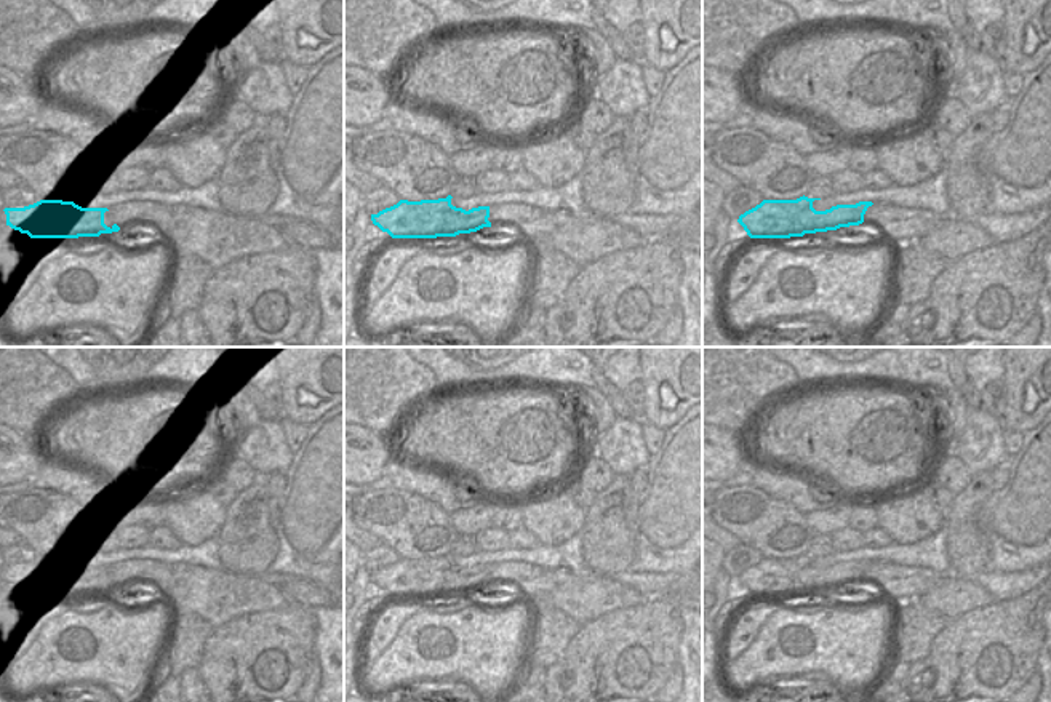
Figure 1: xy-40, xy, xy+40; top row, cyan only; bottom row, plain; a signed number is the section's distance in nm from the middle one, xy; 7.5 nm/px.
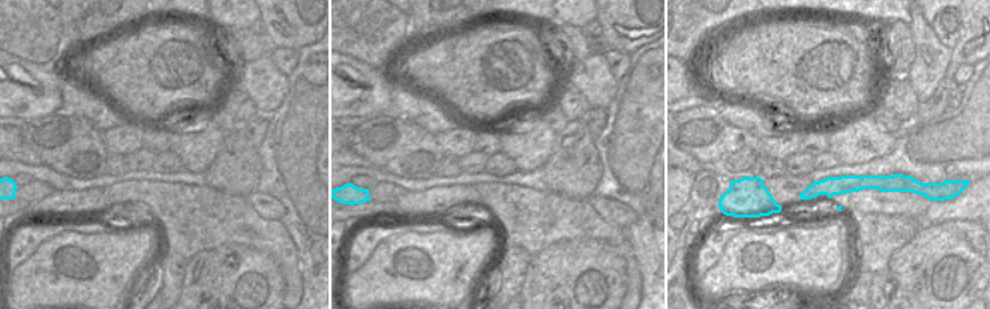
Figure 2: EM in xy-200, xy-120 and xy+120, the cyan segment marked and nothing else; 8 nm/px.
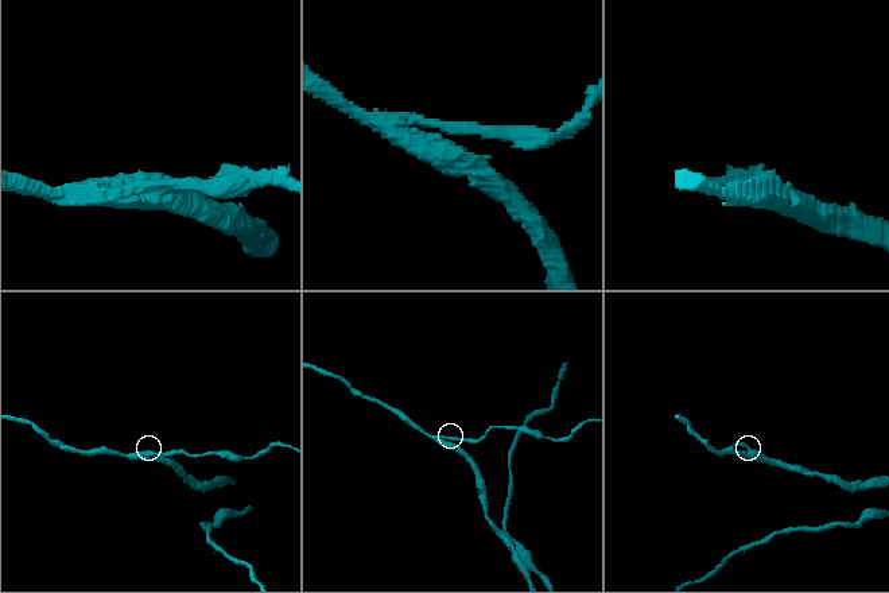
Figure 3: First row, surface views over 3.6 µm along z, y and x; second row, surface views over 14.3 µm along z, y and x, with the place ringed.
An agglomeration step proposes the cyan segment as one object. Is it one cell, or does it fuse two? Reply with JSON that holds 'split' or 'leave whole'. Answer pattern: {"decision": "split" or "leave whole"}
{"decision": "split"}

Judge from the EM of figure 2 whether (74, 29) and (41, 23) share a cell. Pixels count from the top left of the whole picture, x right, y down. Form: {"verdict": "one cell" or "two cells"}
{"verdict": "two cells"}

